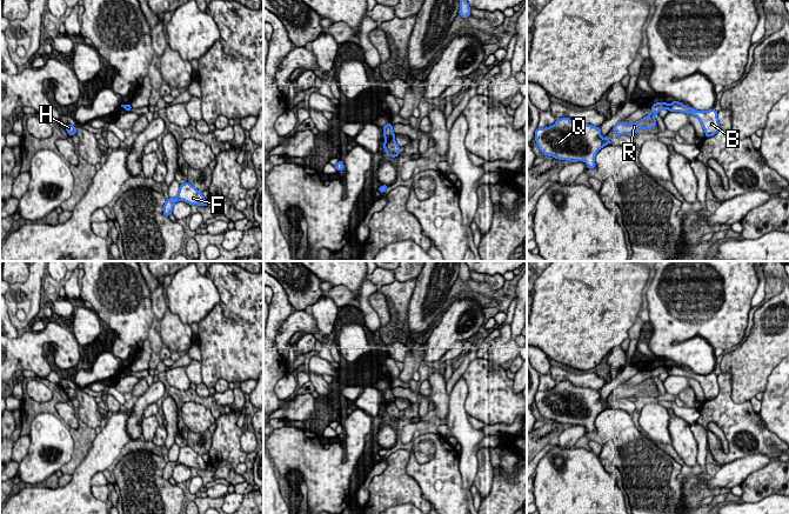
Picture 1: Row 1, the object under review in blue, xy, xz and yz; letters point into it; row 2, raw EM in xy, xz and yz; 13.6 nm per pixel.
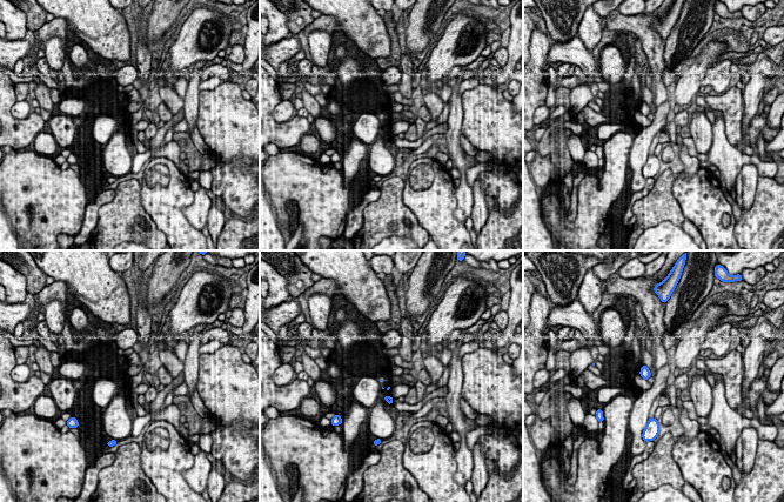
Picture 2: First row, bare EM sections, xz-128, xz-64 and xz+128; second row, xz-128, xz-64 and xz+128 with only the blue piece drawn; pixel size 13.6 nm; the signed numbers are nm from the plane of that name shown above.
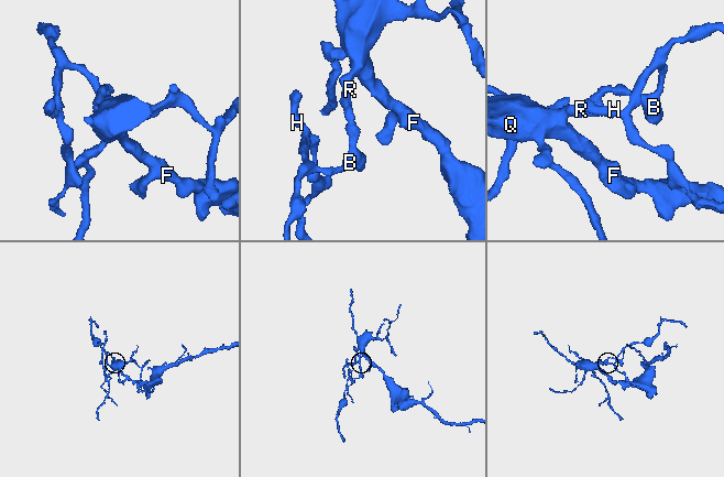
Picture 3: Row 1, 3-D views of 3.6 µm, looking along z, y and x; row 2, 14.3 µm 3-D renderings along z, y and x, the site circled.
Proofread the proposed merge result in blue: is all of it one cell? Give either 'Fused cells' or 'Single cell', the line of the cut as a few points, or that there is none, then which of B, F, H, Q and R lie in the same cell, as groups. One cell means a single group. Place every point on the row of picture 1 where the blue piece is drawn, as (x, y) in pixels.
Fused cells. Split along xz (393, 138), (385, 140). Groups: B H / F Q R

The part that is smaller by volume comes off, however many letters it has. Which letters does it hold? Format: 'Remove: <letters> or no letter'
Remove: B, H

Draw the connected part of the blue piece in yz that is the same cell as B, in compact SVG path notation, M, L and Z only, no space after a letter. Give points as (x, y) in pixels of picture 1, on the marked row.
M673 101L668 106L669 112L682 112L695 115L703 126L706 138L713 136L718 132L720 122L717 112L713 108L709 111L696 111L691 107L686 107L682 102Z

